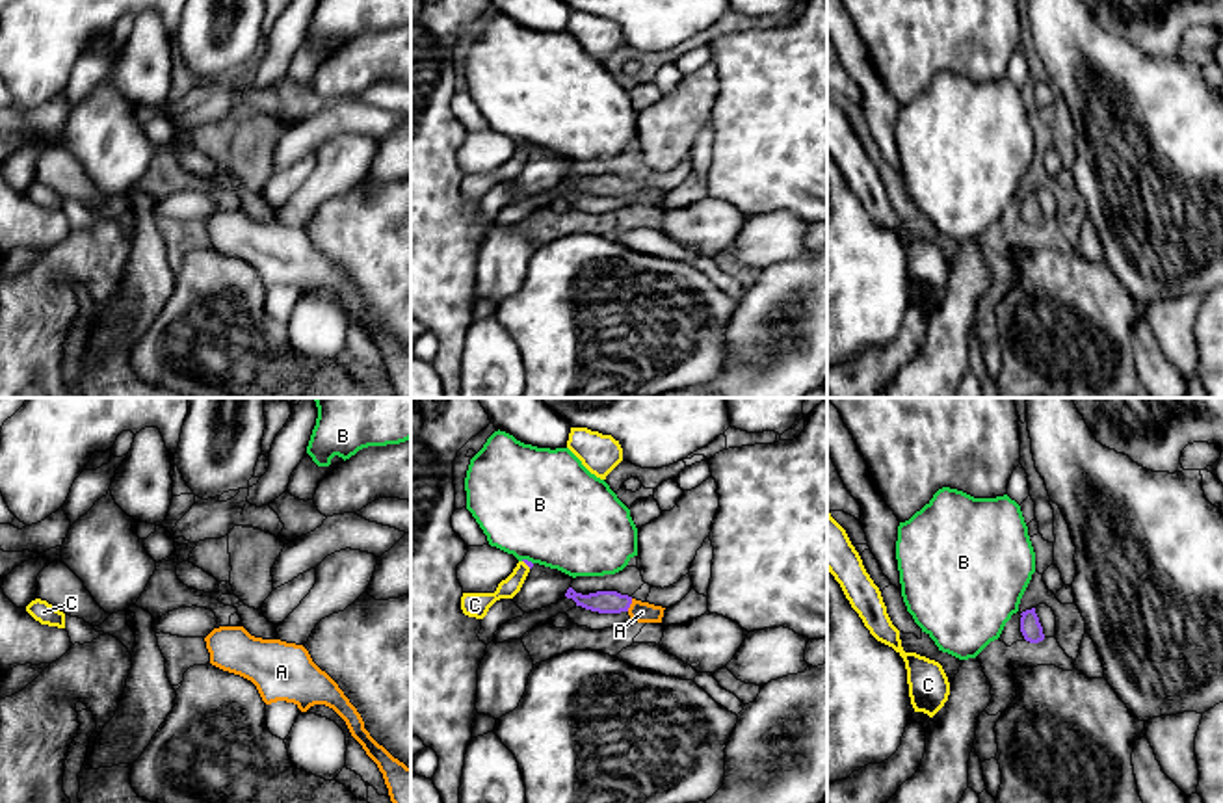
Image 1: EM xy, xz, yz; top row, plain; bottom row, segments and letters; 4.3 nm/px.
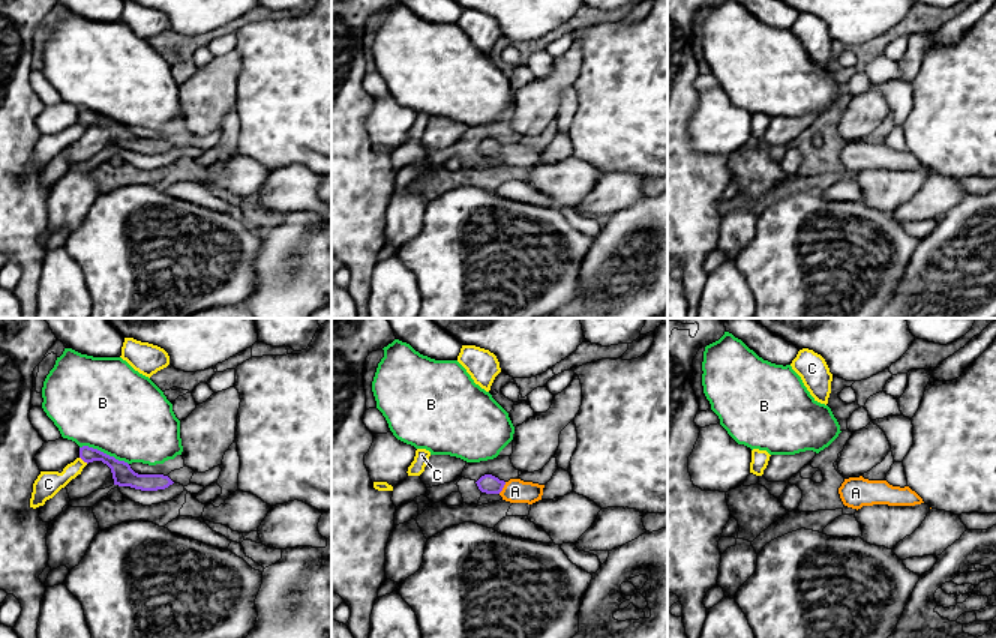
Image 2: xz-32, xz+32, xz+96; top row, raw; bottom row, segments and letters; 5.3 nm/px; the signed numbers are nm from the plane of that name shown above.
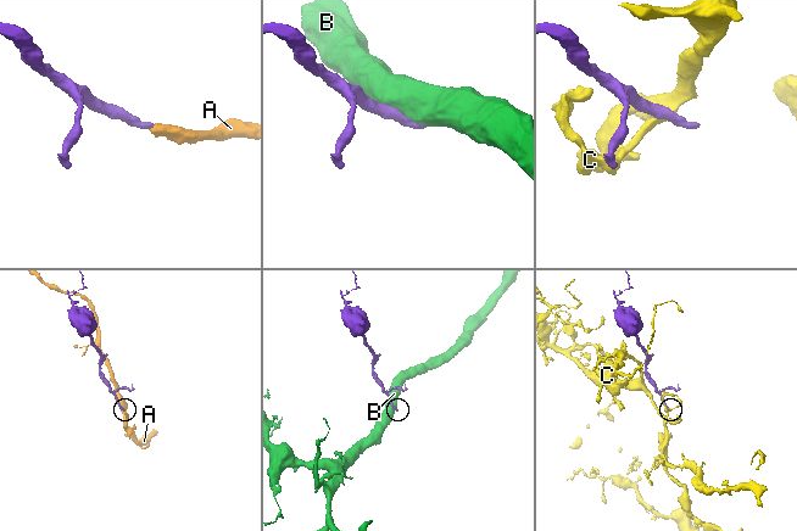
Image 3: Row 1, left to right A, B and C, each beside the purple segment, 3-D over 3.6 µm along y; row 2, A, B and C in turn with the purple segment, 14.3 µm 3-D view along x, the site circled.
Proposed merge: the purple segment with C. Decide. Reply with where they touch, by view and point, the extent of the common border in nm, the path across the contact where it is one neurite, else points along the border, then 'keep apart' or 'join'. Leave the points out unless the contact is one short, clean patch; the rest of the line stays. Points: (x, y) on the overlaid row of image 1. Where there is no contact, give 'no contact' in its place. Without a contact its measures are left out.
xz (526, 564) | 50 nm | along xz (523, 560), (530, 567) | keep apart

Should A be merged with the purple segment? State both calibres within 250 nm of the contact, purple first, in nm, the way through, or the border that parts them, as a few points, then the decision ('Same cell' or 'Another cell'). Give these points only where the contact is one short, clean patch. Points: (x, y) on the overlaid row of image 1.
Thickness 100 nm (purple) against 90 nm. Path across: xz (603, 601), (631, 603), (642, 612). Same cell

